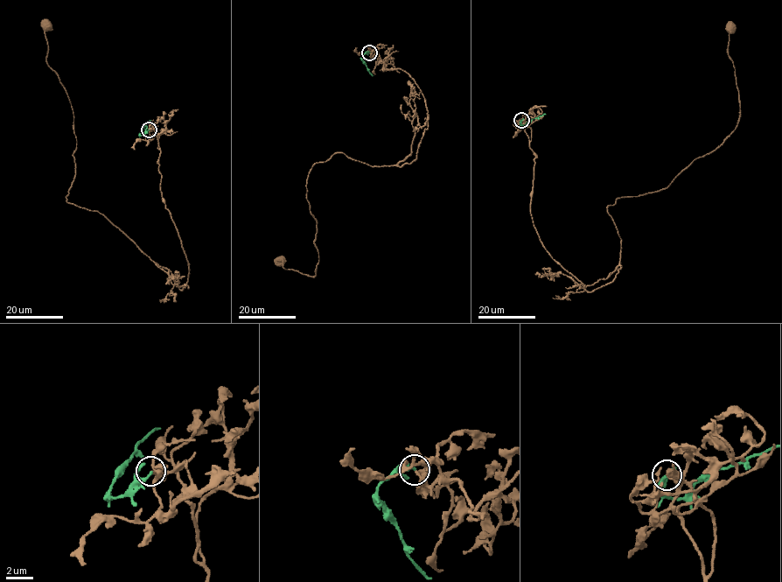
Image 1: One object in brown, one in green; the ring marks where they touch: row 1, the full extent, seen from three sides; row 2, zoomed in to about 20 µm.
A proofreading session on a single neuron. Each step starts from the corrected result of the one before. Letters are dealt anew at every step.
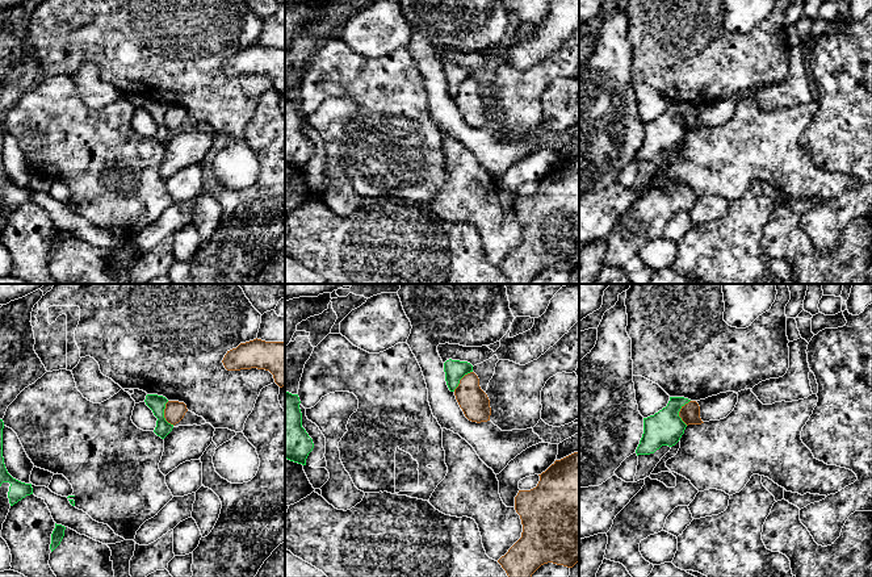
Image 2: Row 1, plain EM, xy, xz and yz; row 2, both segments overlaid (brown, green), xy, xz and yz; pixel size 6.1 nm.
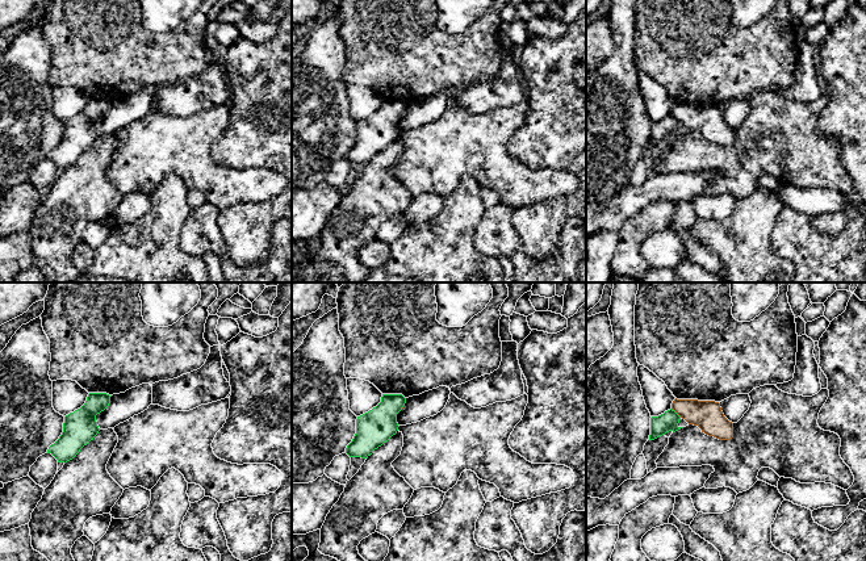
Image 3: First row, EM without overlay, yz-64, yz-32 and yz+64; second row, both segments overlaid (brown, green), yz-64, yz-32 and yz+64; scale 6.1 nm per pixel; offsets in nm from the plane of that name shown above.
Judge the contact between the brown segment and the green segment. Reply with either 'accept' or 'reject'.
reject

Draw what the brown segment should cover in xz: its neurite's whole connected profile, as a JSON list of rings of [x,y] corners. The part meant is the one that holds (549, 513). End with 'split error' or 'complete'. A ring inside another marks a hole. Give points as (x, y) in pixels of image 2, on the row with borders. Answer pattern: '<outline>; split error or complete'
[[[579,451],[556,460],[540,476],[536,488],[519,490],[515,510],[520,515],[521,538],[498,563],[508,577],[532,577],[544,564],[573,568],[579,563]]]; complete

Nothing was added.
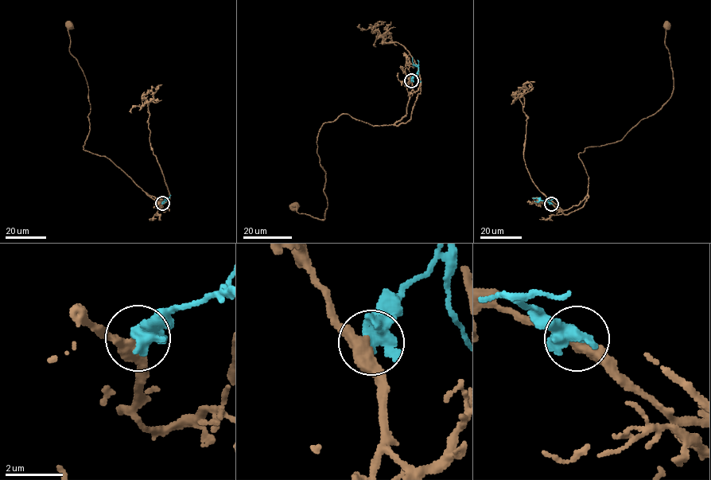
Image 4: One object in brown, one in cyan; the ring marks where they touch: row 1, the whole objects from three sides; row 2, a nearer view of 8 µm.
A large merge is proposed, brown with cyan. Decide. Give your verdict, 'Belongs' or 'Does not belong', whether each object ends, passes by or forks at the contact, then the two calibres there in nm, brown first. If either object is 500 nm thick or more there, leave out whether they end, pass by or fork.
Belongs. At the ring brown passes by. At the ring cyan forks. Thickness 400 nm (brown) against 360 nm

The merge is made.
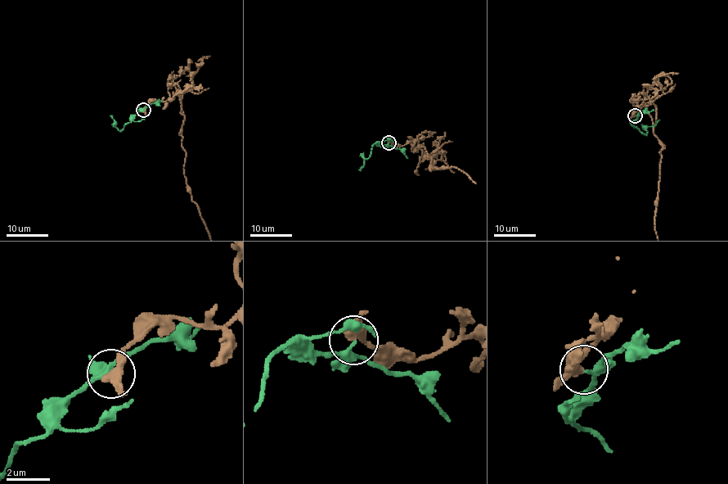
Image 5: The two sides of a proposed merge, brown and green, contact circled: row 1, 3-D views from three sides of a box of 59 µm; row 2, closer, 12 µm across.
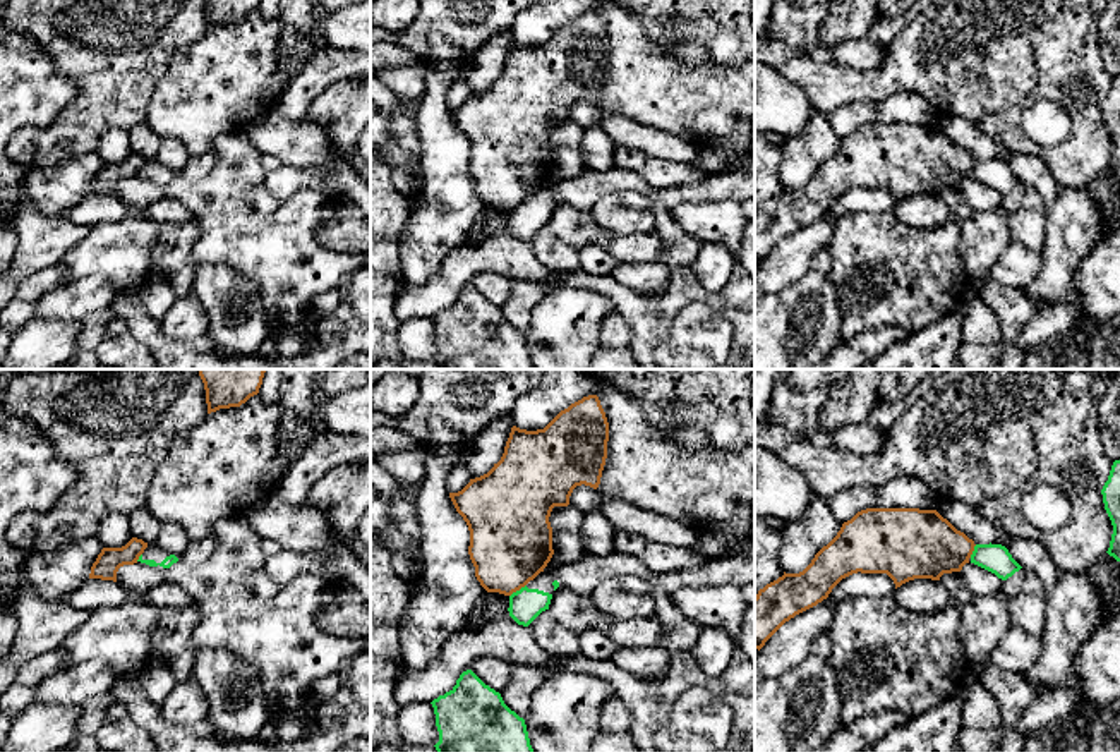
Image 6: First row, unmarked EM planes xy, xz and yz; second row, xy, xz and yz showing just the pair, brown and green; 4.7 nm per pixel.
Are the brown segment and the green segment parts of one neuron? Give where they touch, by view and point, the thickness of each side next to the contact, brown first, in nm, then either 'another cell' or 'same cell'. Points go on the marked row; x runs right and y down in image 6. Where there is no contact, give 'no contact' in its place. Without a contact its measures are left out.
xz (517, 589) | 380/160 nm | another cell

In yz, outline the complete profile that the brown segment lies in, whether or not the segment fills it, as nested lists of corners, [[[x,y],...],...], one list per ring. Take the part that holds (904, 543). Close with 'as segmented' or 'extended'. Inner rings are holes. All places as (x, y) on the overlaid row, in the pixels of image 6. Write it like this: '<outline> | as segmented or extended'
[[[866,508],[844,522],[837,536],[823,546],[799,573],[786,573],[755,596],[755,649],[791,618],[816,606],[832,589],[852,573],[887,573],[895,589],[914,579],[940,580],[943,573],[960,572],[974,551],[974,541],[957,531],[936,510]]] | as segmented

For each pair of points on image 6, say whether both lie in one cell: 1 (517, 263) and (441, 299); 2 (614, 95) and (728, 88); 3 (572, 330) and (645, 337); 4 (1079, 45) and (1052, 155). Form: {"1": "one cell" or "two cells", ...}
{"1": "one cell", "2": "one cell", "3": "two cells", "4": "one cell"}

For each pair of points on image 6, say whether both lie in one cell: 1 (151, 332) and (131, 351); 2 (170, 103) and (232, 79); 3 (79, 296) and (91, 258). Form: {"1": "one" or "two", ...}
{"1": "two", "2": "one", "3": "two"}

